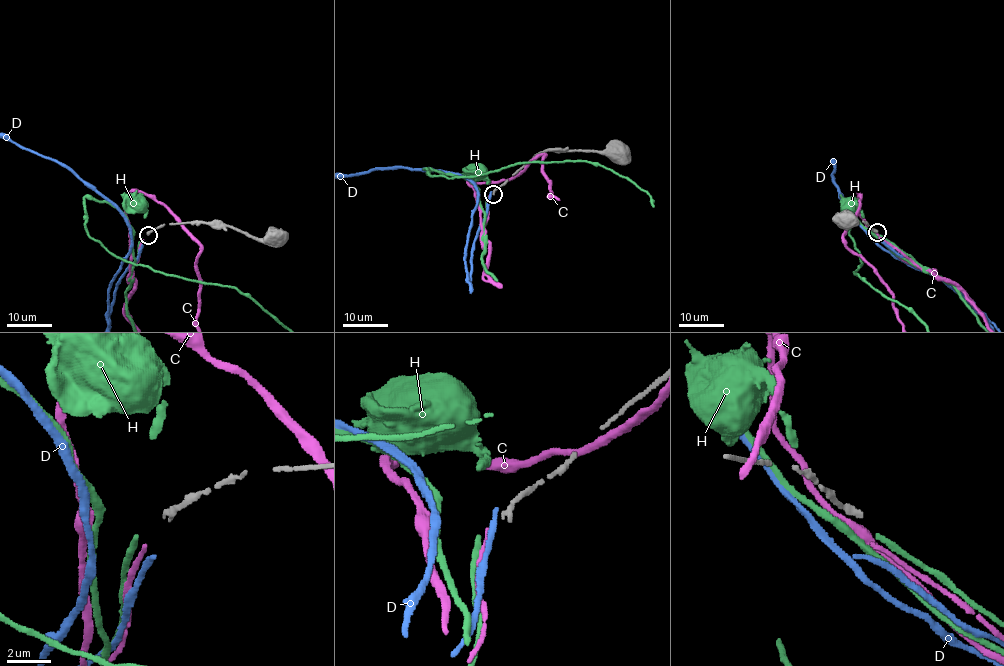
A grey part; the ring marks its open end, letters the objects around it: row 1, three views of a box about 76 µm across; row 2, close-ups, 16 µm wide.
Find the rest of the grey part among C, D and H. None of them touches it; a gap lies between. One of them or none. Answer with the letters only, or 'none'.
none

